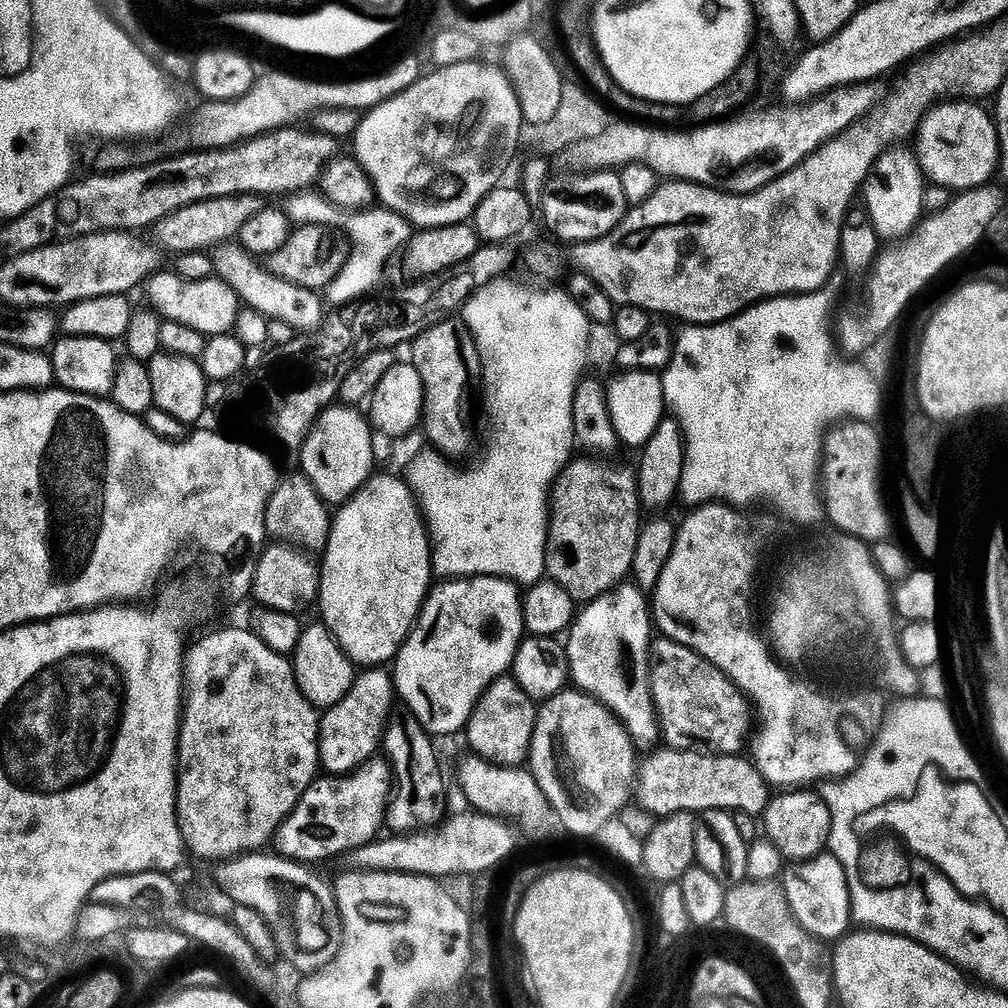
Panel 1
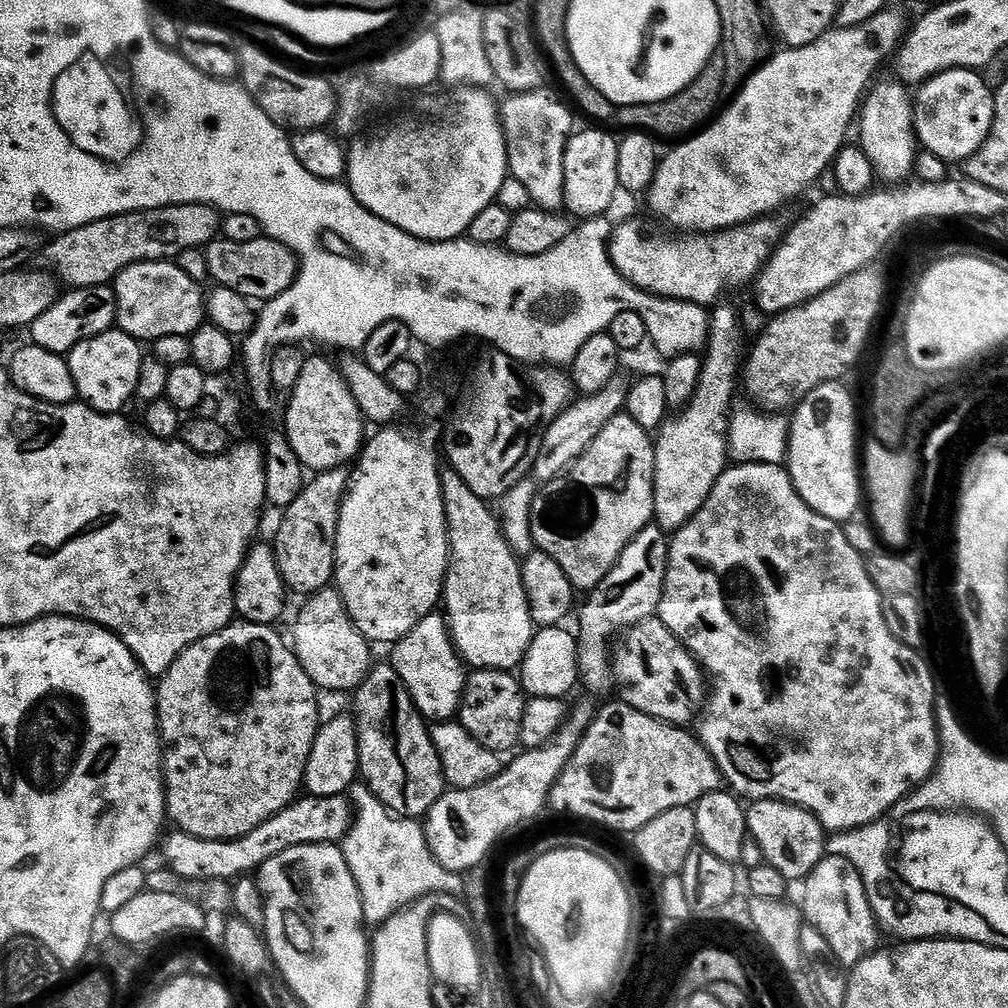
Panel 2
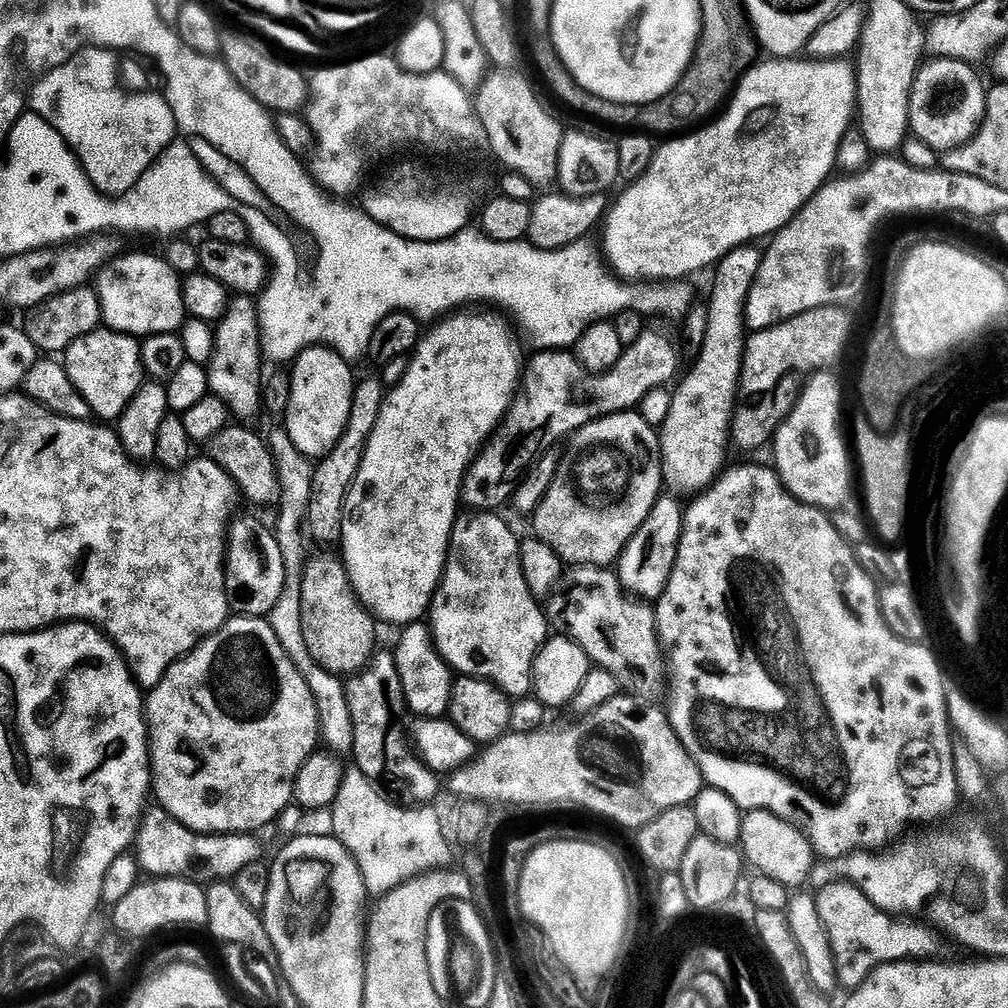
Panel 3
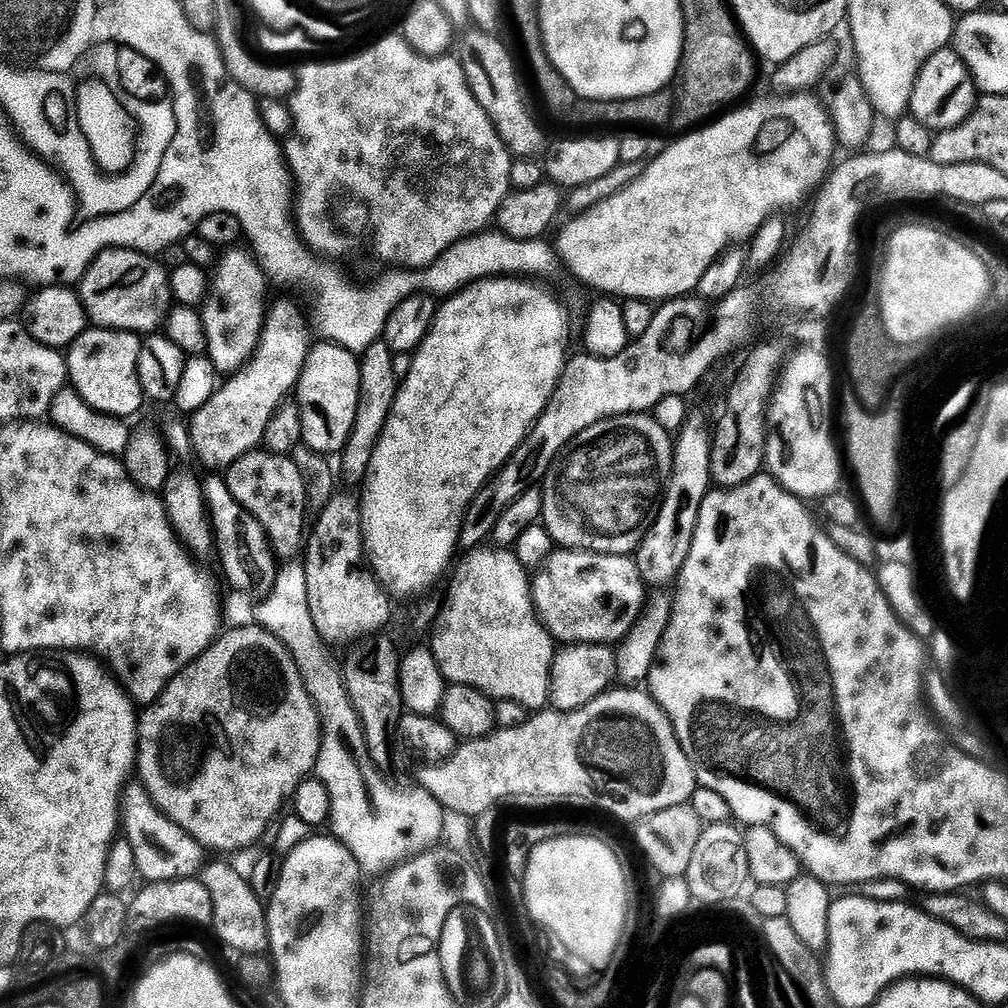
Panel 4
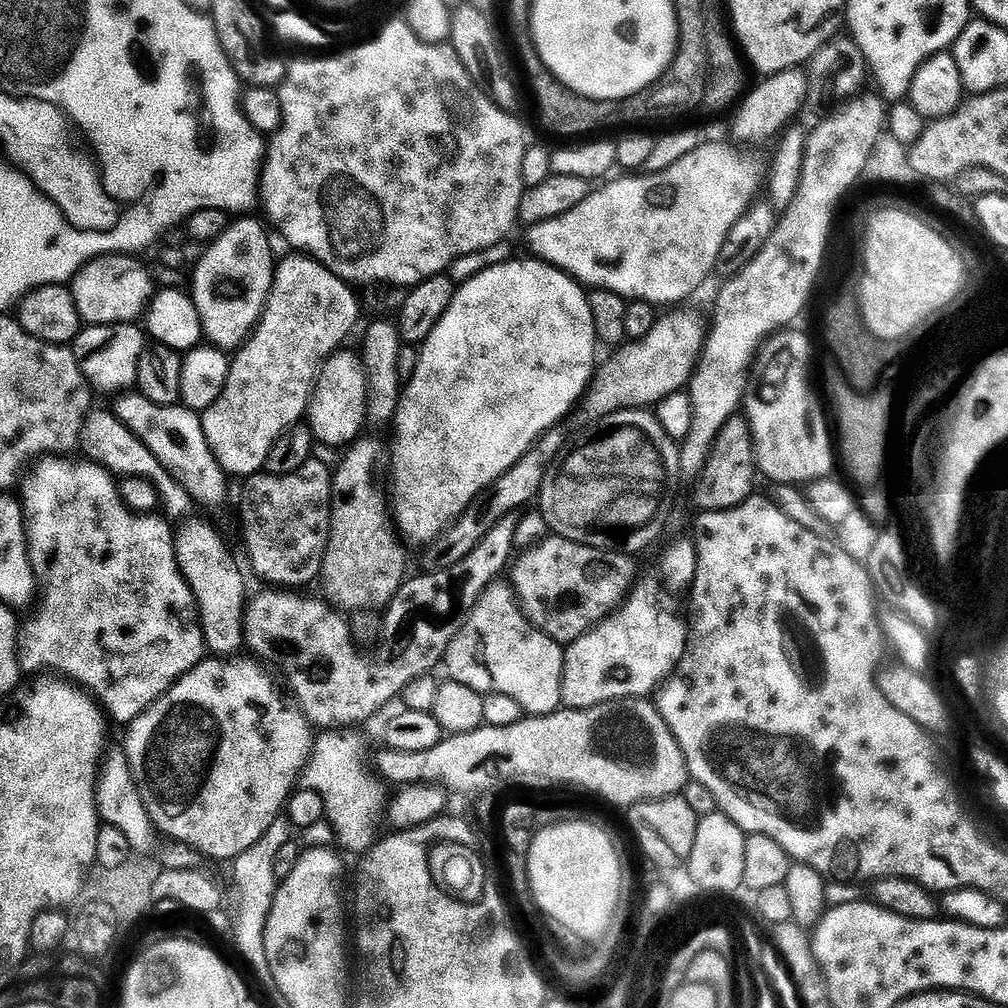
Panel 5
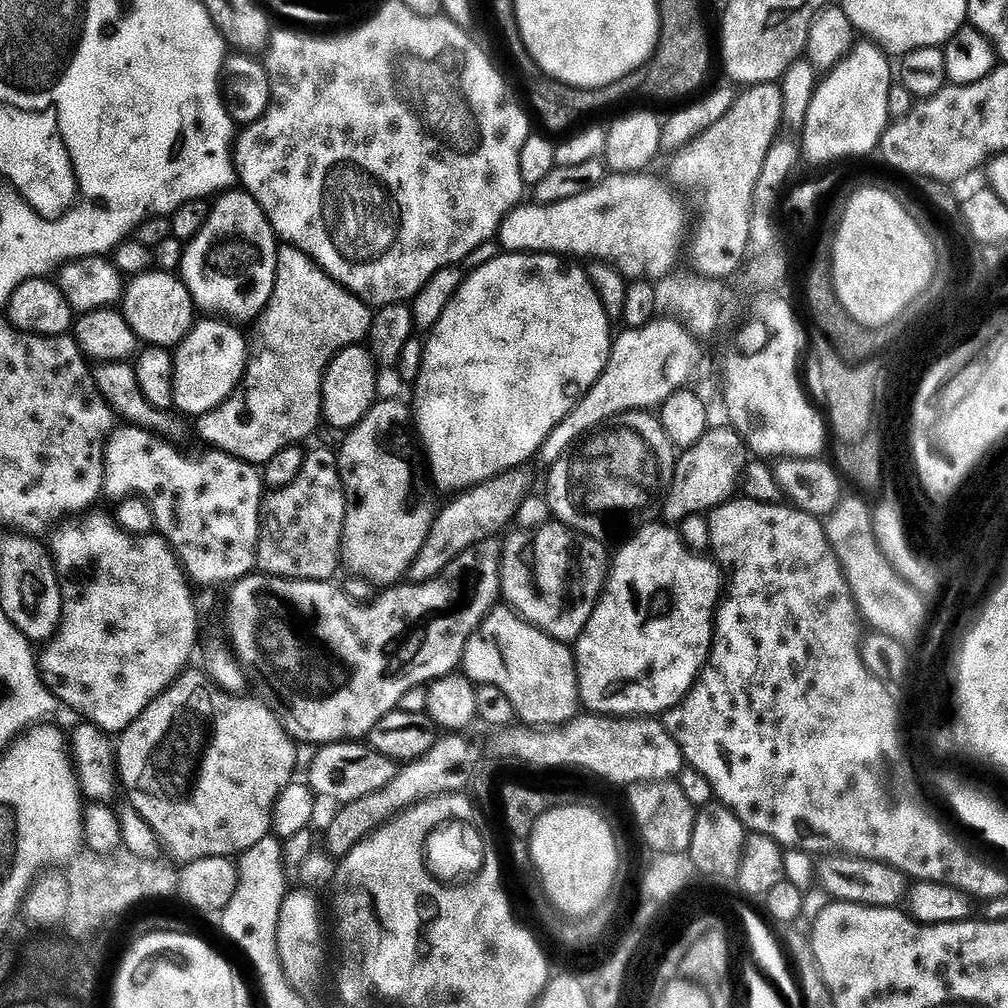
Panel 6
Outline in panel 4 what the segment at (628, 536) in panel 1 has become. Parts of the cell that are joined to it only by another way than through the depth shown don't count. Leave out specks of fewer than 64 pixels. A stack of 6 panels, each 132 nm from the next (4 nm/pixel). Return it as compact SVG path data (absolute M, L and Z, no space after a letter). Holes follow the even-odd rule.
M630 412L627 416L612 416L582 430L582 434L575 436L556 455L542 477L542 523L553 545L561 549L575 548L581 552L601 552L607 556L632 556L640 547L642 529L649 523L658 501L665 495L672 474L673 451L673 437L658 426L652 414Z

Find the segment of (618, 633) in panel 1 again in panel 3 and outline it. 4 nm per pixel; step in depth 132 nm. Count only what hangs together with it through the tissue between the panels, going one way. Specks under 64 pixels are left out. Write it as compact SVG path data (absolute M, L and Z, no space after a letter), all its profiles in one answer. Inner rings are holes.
M664 494L656 501L654 510L642 522L642 526L634 534L634 538L624 548L618 561L620 583L633 597L645 602L655 602L666 590L670 582L670 574L674 570L674 562L678 558L680 539L684 533L685 505L680 505L676 494Z

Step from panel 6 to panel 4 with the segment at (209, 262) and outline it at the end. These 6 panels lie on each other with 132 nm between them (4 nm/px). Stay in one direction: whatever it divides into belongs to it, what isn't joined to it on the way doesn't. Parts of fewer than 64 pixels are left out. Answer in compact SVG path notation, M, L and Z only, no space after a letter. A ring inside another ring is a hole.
M228 250L221 255L224 257L220 265L219 260L215 265L216 273L211 273L206 299L202 304L204 333L208 339L206 355L220 374L239 372L256 353L264 329L266 305L269 303L270 281L264 275L259 260L251 251L236 251L240 250Z

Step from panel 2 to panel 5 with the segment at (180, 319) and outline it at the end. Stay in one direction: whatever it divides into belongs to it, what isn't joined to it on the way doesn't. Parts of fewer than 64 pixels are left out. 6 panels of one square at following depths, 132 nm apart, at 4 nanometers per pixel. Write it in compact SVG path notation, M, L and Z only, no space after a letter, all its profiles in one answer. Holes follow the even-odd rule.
M103 255L92 259L76 273L70 284L74 302L85 325L127 324L139 321L154 294L154 281L149 269L132 260L131 255Z

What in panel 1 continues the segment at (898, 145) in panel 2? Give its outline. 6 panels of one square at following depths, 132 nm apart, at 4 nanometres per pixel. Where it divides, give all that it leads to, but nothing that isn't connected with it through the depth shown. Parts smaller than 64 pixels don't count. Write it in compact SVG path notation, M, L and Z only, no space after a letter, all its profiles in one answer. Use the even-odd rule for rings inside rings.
M893 147L881 155L862 189L862 200L864 196L865 204L863 207L881 238L897 238L906 235L921 222L926 212L924 207L926 177L920 162L911 151L903 152L900 148L903 147Z

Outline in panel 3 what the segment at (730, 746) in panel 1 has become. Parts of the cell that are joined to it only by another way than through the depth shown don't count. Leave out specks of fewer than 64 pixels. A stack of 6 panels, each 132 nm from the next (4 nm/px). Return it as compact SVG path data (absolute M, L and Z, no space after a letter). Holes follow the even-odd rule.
M582 564L572 566L556 582L552 595L546 600L546 615L553 629L569 636L588 655L589 661L597 669L604 669L615 674L637 672L648 684L662 680L662 645L656 634L656 613L651 603L626 594L615 571L604 566Z

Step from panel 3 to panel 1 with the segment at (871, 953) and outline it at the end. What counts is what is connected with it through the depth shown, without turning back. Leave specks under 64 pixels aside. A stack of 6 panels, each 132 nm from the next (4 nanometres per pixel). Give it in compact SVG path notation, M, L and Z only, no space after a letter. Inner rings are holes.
M821 854L807 862L793 863L783 873L782 896L787 900L788 909L801 929L821 942L836 942L841 939L842 932L832 928L832 924L853 923L852 895L848 889L846 870L836 856Z

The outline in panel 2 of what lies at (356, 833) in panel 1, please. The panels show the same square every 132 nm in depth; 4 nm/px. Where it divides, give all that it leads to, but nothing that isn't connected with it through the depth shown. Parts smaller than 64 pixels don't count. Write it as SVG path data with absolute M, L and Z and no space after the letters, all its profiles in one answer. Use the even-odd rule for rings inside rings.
M309 796L297 799L288 805L276 816L271 816L262 826L258 826L250 834L243 836L241 840L203 840L197 836L191 836L189 832L172 830L163 837L162 849L164 848L163 863L174 874L185 881L220 879L231 881L233 878L243 877L245 874L255 873L266 861L282 854L282 850L290 850L294 846L303 844L336 844L343 841L348 835L354 819L354 808L344 796Z

